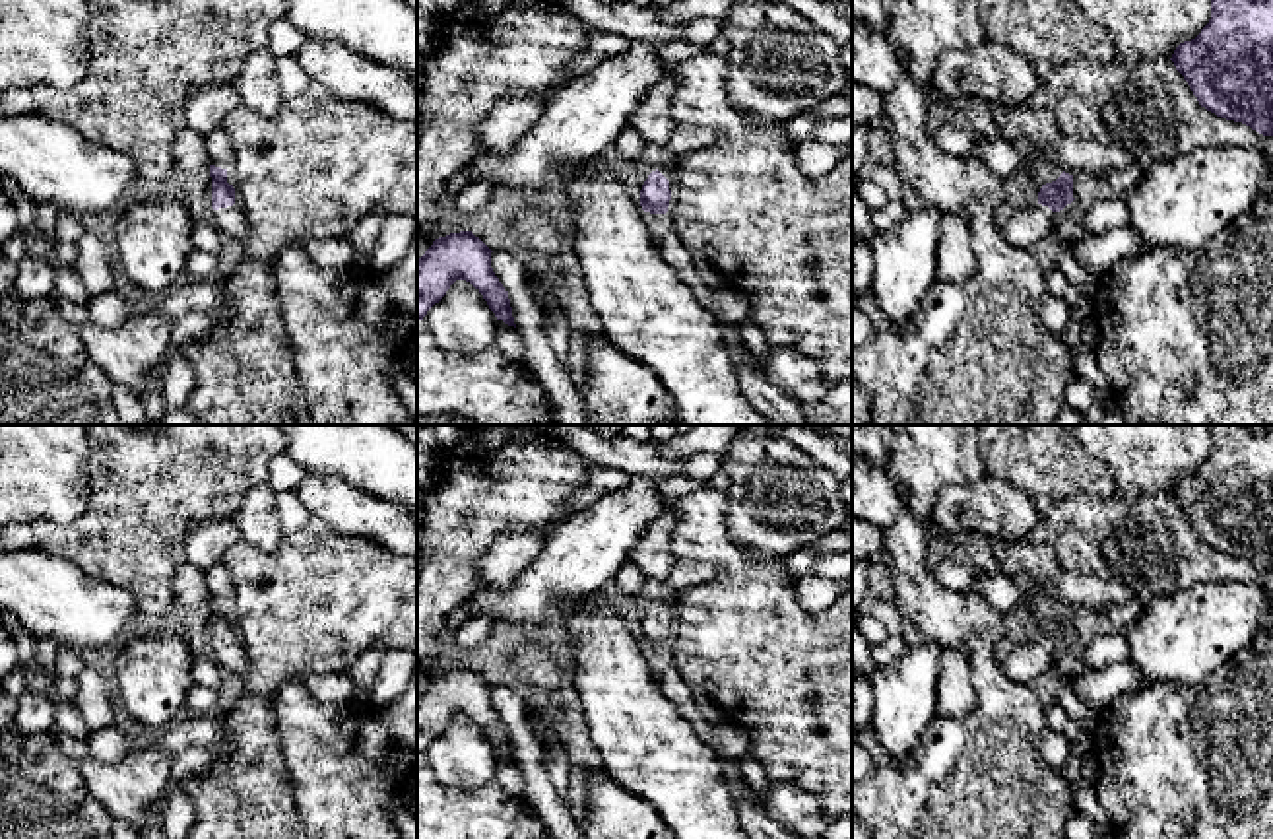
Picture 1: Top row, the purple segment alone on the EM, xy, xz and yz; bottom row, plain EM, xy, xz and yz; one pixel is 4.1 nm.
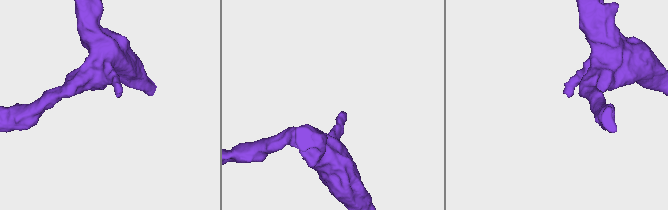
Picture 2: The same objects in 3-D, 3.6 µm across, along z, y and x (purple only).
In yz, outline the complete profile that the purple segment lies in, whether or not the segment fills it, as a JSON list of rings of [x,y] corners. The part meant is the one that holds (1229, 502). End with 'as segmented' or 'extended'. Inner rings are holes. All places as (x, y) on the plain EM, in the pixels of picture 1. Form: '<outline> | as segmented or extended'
[[[1211,425],[1211,454],[1172,493],[1199,540],[1273,571],[1273,425]]] | as segmented

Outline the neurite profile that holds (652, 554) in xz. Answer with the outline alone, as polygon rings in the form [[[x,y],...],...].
[[[668,499],[666,509],[644,528],[629,559],[648,581],[664,581],[675,563],[673,532],[677,528],[677,499]]]

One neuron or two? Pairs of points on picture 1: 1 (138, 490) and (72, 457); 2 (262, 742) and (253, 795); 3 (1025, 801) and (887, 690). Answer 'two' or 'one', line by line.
1: two
2: one
3: two

